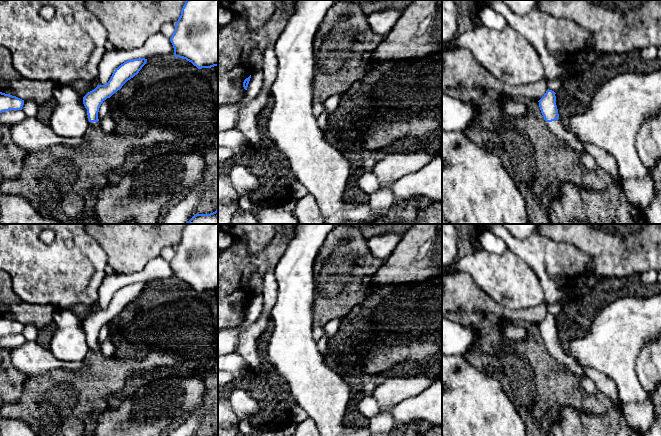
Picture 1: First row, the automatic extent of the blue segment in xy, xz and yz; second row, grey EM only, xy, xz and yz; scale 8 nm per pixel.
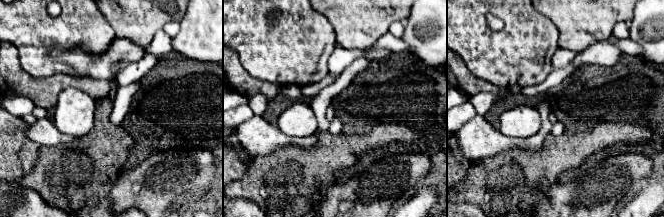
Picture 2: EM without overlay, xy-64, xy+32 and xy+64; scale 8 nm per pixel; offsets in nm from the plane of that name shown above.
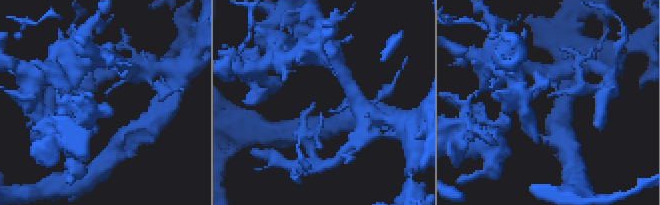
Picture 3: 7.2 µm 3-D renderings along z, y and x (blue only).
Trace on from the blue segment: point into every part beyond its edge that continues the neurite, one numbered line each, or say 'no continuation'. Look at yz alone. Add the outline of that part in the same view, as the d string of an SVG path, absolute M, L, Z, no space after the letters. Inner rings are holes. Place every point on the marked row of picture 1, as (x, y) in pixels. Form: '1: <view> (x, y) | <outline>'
1: yz (568, 139) | M559 120L546 122L546 125L553 133L553 135L565 146L571 148L577 154L582 154L586 152L582 144L577 140L576 136L565 130Z

